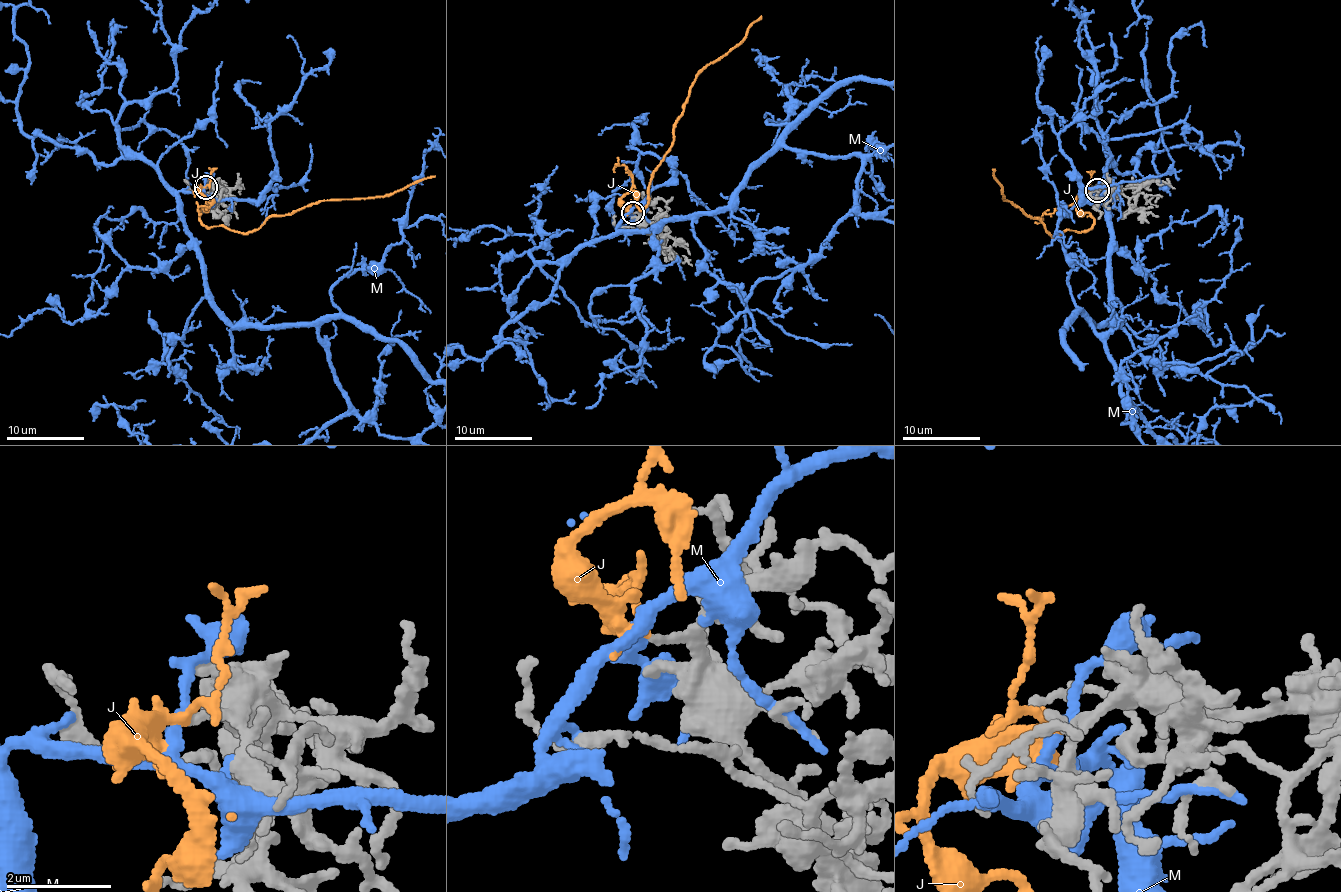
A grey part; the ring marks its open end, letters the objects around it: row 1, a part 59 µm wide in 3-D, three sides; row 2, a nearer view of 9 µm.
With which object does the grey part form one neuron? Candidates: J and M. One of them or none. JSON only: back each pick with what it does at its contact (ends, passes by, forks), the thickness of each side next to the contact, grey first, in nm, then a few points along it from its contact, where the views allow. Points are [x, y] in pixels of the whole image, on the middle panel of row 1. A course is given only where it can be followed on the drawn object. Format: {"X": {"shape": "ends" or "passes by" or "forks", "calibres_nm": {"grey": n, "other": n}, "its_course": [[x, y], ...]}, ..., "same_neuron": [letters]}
{"J": {"shape": "forks", "calibres_nm": {"grey": 110, "other": 140}, "its_course": [[633, 213], [621, 198], [631, 192], [639, 211], [647, 204], [650, 175], [695, 77], [761, 16]]}, "same_neuron": ["J"]}

